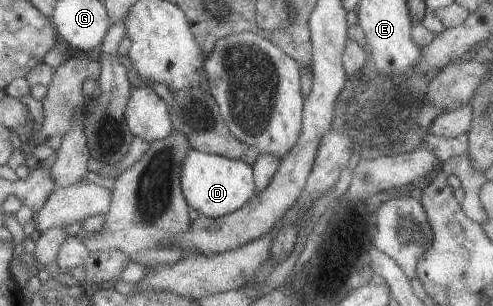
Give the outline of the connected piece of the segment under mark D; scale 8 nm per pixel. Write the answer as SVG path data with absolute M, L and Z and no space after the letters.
M190 148L181 162L179 185L187 206L211 219L238 210L255 193L250 165L240 159L229 159Z

